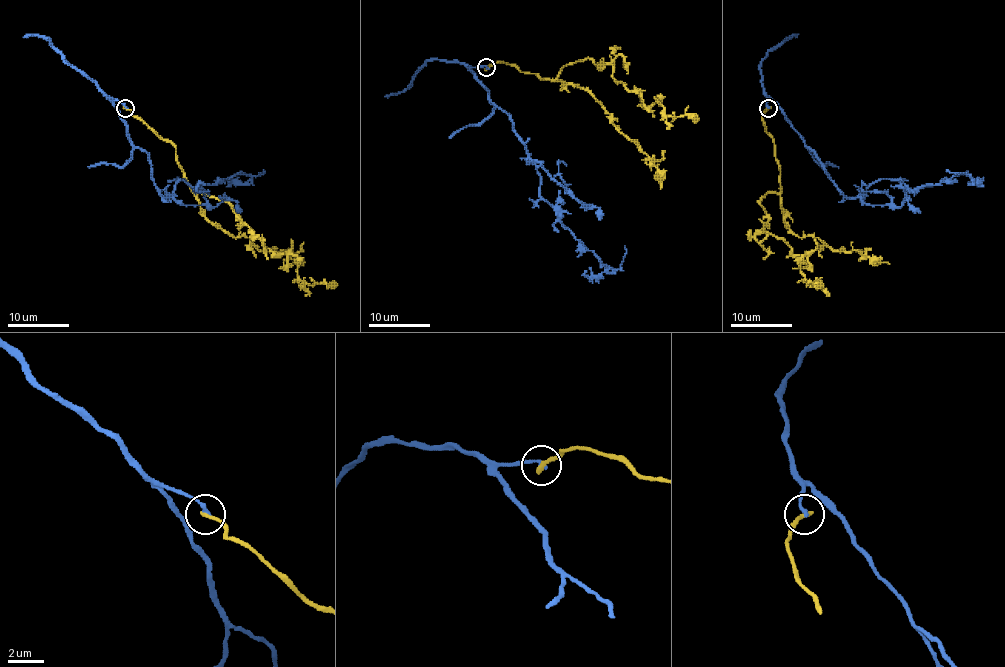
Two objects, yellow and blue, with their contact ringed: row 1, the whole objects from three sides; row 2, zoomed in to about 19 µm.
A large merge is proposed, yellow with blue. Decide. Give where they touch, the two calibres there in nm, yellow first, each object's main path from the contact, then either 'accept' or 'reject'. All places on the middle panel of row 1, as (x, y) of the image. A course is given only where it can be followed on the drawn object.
(486, 67) | 240/190 nm | yellow via (486, 67), (508, 62), (554, 79), (588, 58), (611, 62), (642, 104), (659, 99), (665, 113), (699, 119) | blue via (486, 67), (471, 69), (489, 99), (509, 115), (540, 175), (540, 195), (612, 270), (589, 277), (586, 270) | reject

